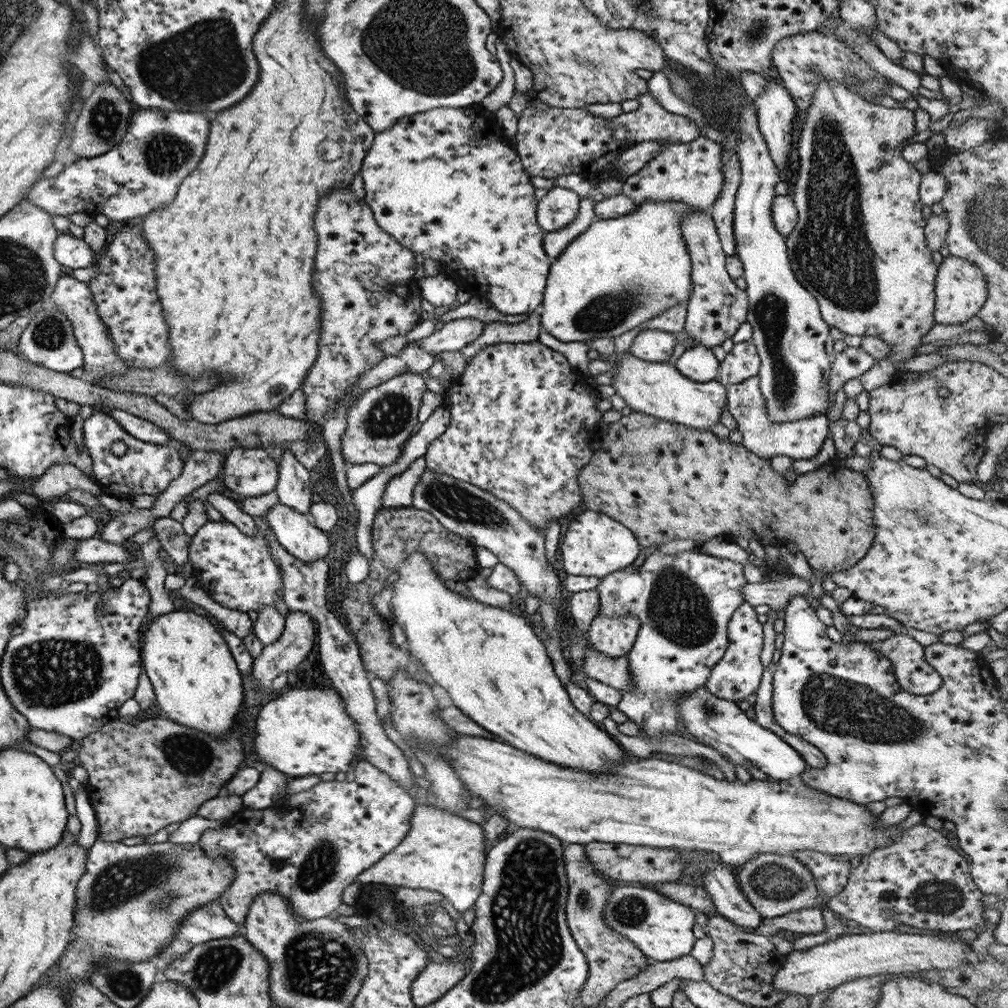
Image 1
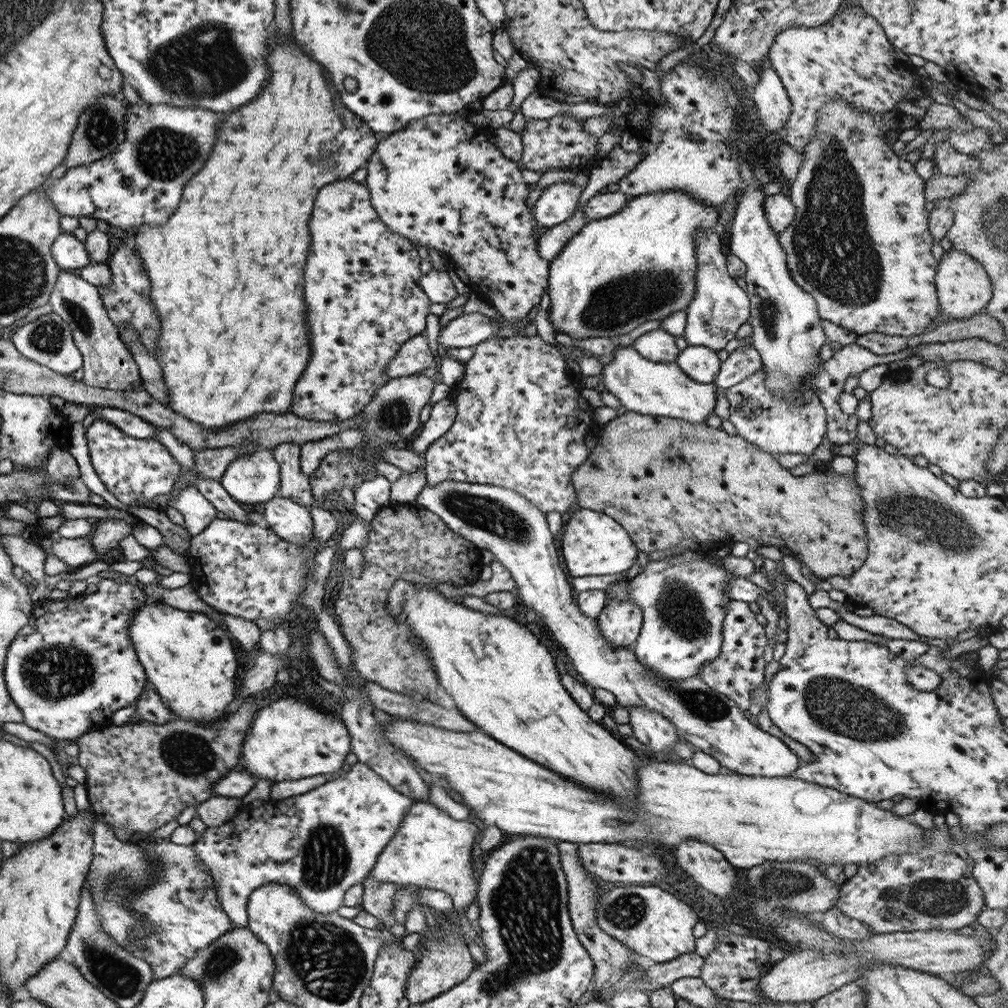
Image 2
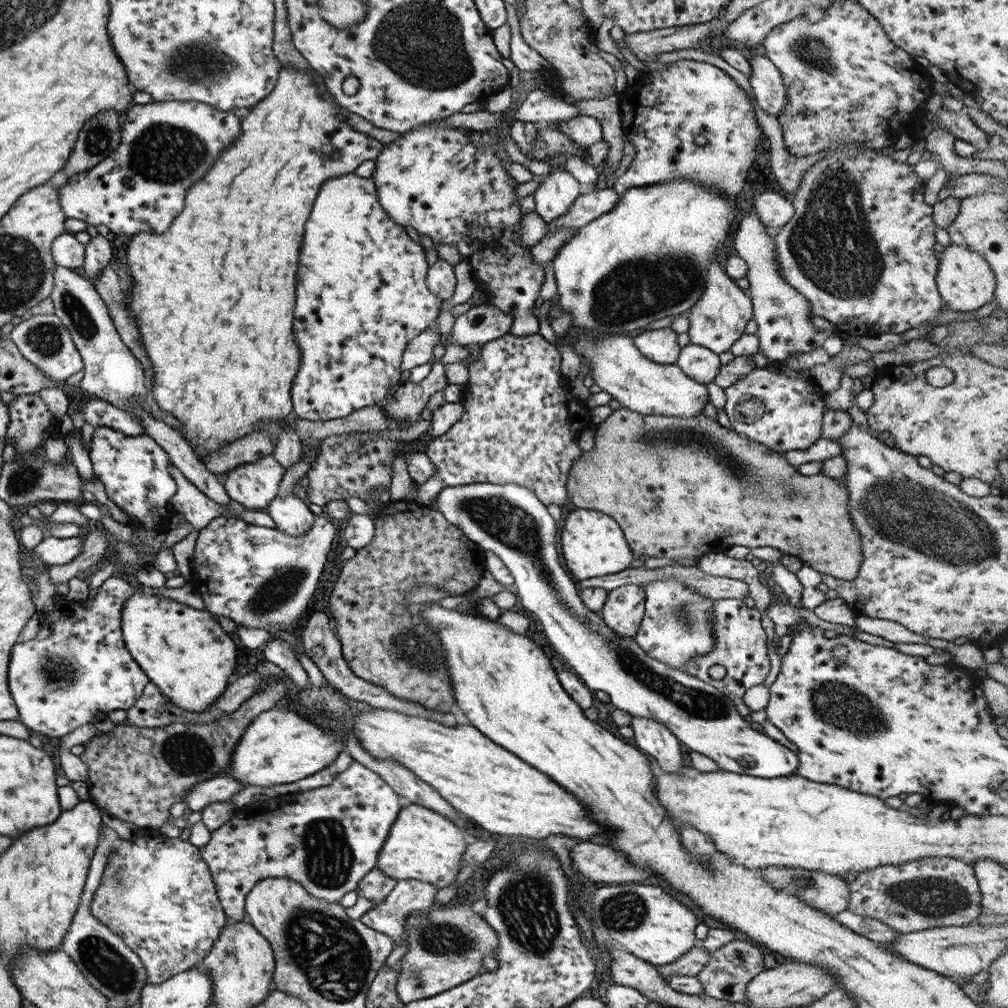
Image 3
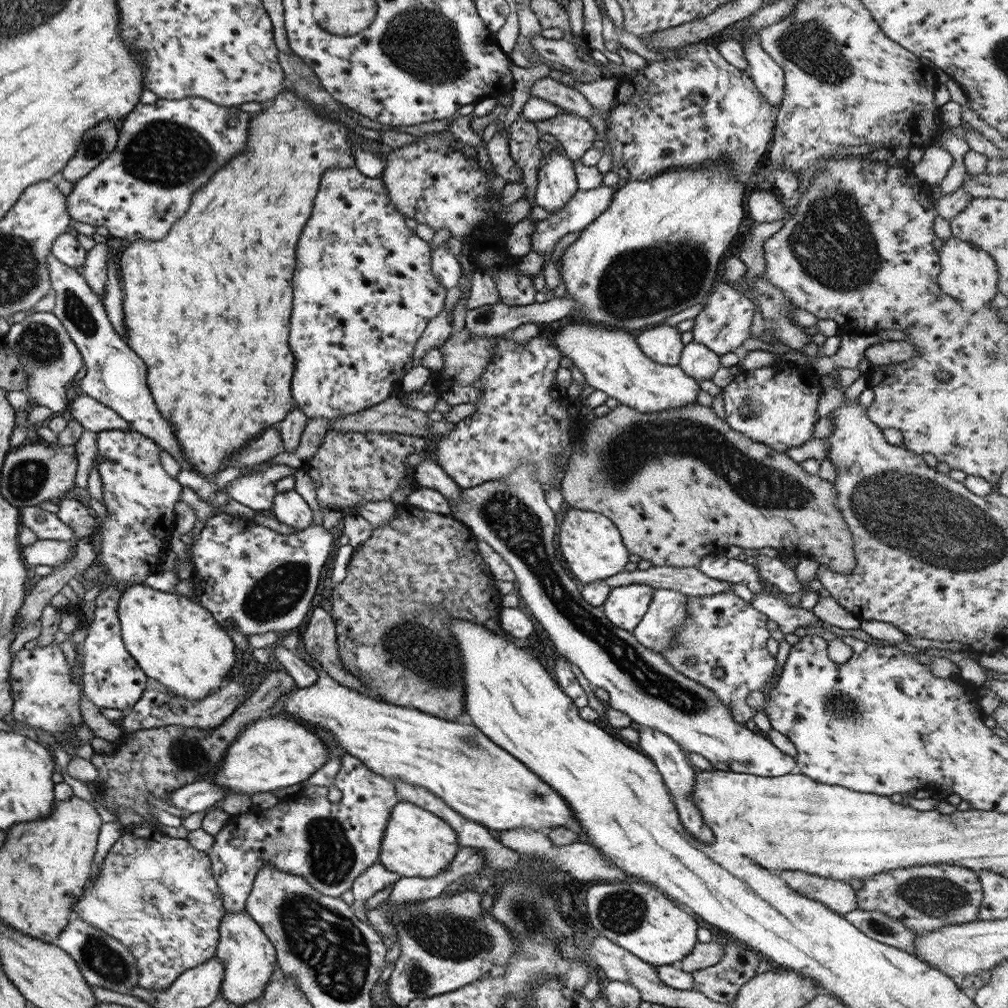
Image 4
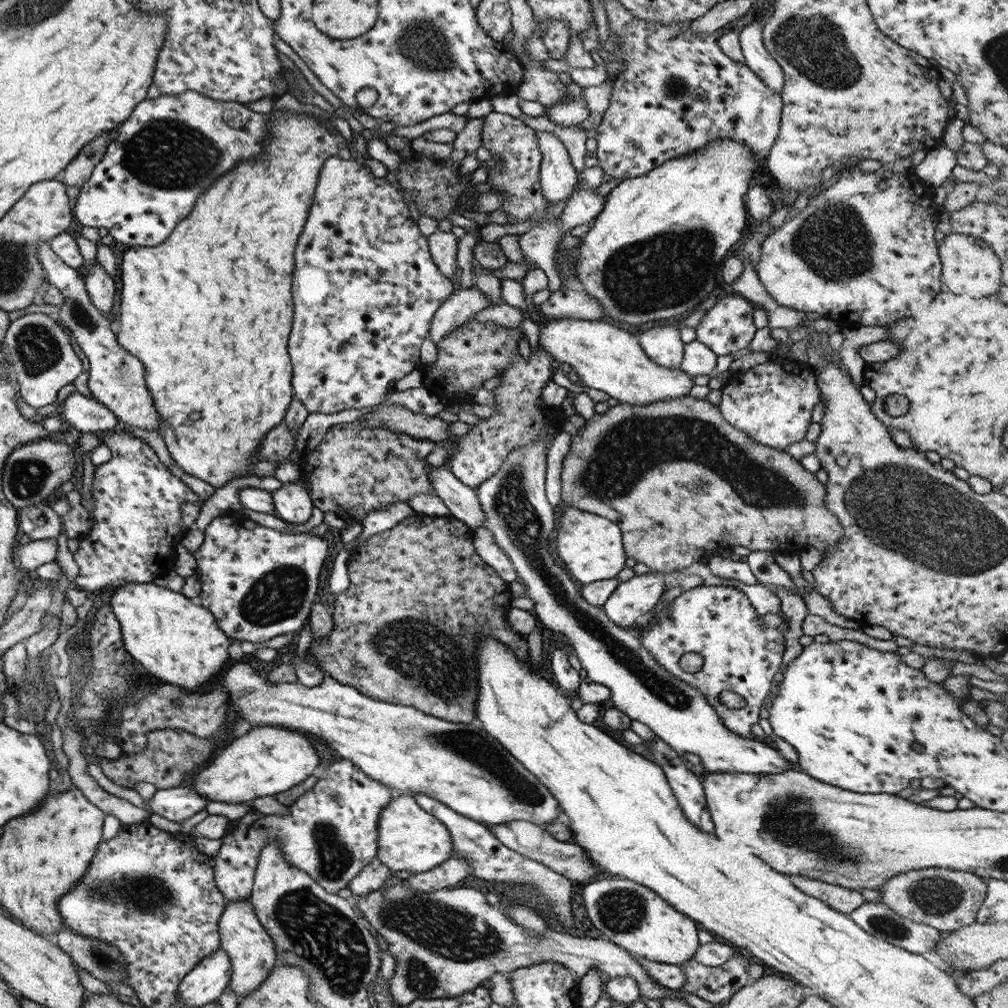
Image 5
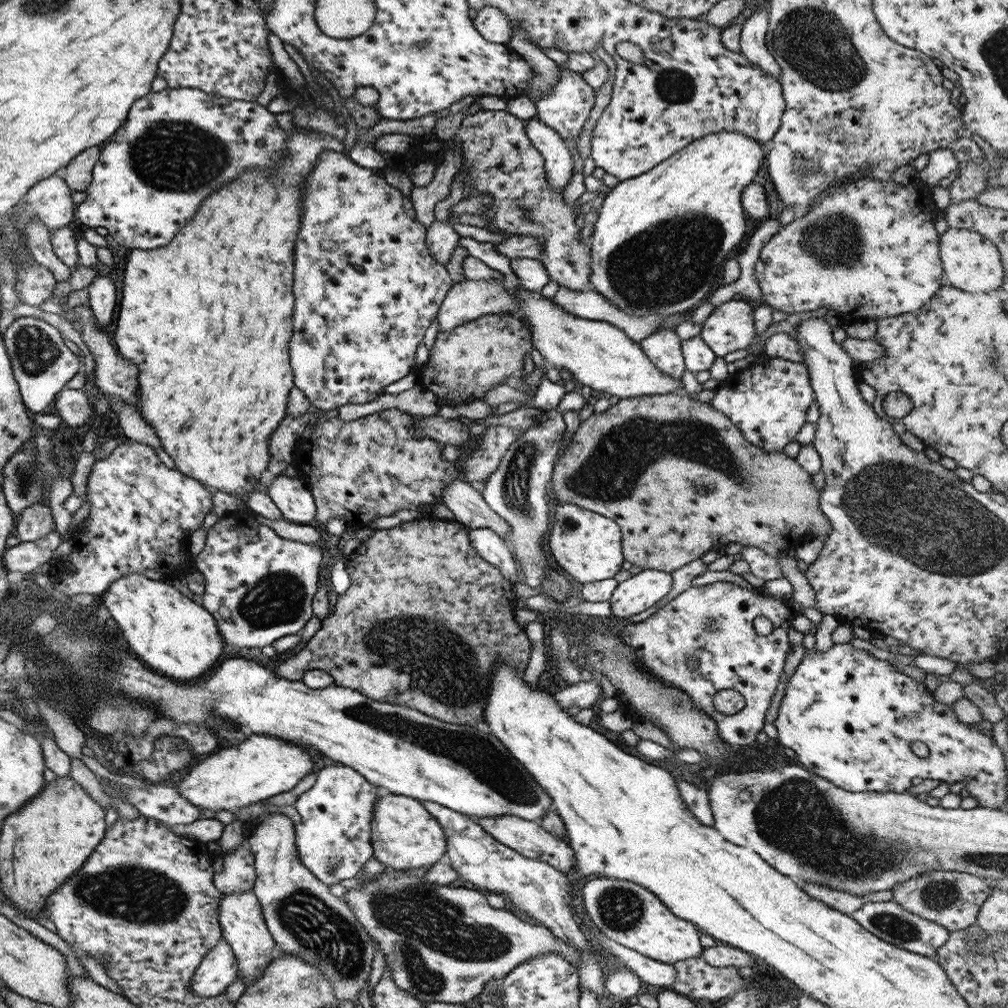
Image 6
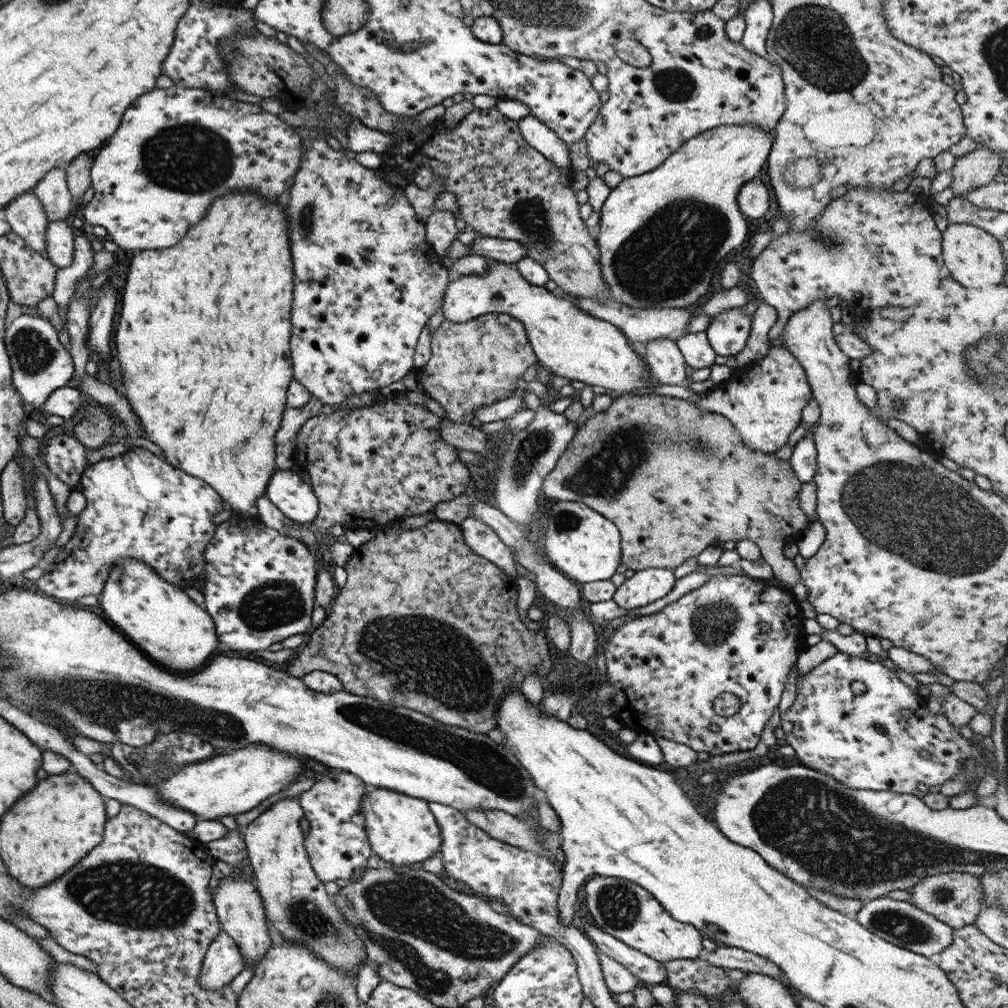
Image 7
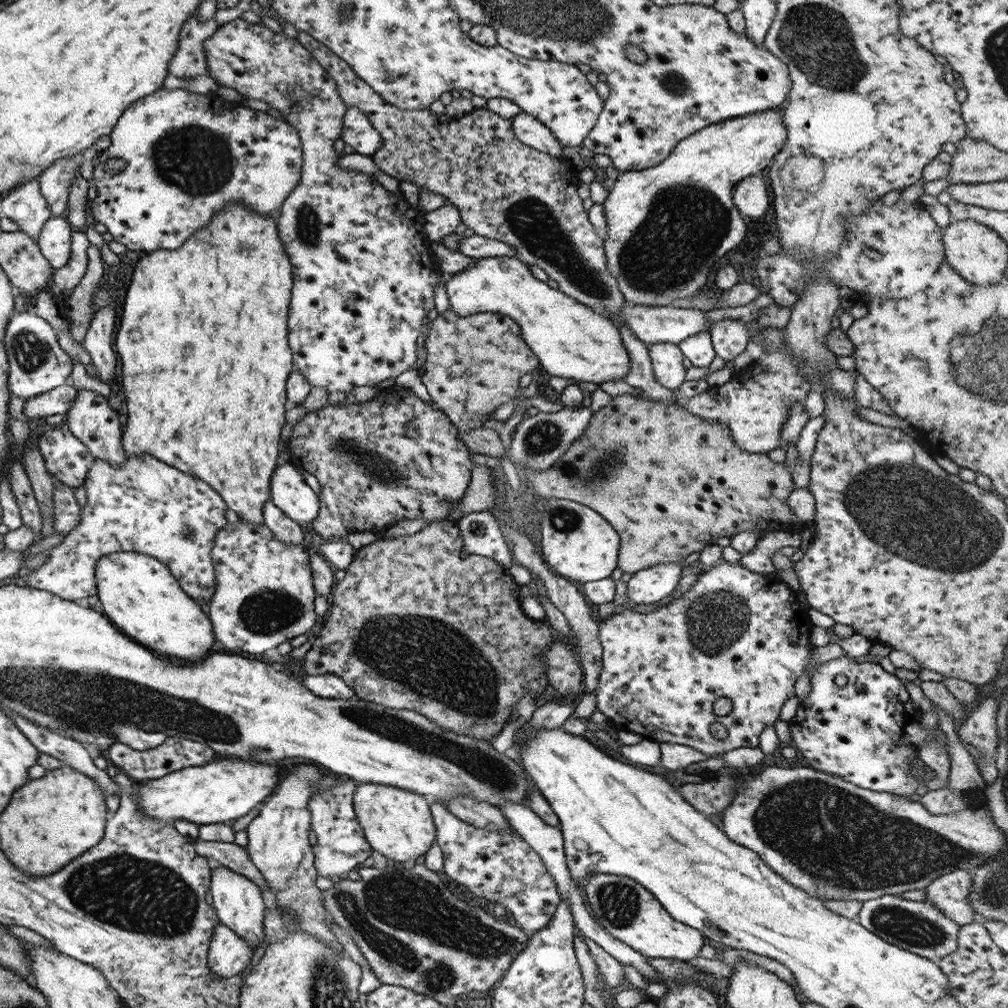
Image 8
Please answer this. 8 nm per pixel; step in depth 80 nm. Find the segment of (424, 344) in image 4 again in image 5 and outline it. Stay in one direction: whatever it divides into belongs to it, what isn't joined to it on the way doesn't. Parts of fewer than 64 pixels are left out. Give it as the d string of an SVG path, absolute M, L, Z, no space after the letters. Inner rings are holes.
M475 286L459 287L453 290L435 311L429 323L427 336L431 338L434 344L438 343L443 337L473 318L484 308L501 302L502 300L499 298L496 303L490 303L489 299Z

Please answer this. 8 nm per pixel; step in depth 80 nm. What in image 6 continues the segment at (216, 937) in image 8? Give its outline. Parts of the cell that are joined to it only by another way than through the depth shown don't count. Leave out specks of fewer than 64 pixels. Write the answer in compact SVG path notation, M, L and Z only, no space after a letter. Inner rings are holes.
M220 939L207 951L191 975L189 990L197 998L209 999L219 996L238 978L237 969L231 947Z

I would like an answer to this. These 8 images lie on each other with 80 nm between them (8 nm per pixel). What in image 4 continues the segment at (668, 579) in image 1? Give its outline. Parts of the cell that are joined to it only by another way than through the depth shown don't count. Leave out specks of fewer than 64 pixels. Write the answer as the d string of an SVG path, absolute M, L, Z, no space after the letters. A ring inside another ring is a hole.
M654 588L645 614L632 630L644 647L661 656L674 645L674 634L688 617L687 595L668 588ZM640 726L637 732L639 733L637 744L639 744L639 748L641 748L641 753L647 758L652 759L653 764L657 767L659 774L662 776L663 784L666 786L670 794L670 799L675 805L680 824L683 825L683 828L685 828L693 838L696 838L696 841L707 844L713 842L714 836L711 829L707 825L704 825L702 814L697 808L697 805L692 801L692 784L694 783L694 776L697 770L687 766L681 748L666 734L657 732L652 728L647 728L646 726Z

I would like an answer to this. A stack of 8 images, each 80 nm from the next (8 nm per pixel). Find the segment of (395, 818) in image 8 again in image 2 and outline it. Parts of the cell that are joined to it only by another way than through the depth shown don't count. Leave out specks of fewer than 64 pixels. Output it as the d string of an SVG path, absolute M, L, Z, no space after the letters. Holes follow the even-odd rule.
M413 802L365 878L388 882L397 887L417 886L420 889L445 892L452 900L453 913L459 919L458 924L465 936L467 951L473 961L479 964L485 963L485 953L475 944L478 932L465 917L465 910L478 891L471 866L471 846L478 831L469 818L457 821L429 802Z

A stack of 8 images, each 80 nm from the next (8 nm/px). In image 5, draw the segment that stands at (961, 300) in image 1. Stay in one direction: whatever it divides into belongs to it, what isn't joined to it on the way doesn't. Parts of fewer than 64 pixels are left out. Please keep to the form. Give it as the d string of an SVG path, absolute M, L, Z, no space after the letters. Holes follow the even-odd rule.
M950 232L938 246L938 257L941 263L940 281L947 292L978 299L997 293L1002 285L1000 260L992 248L979 239Z

